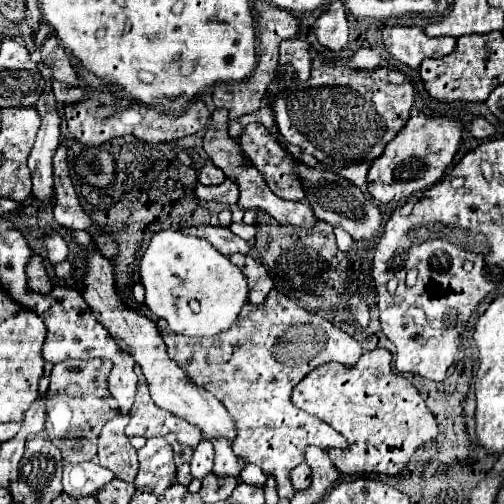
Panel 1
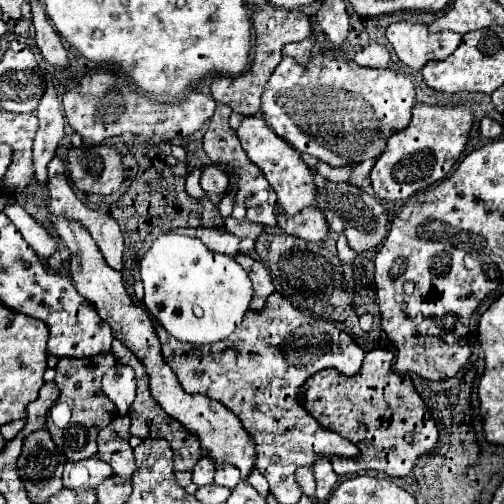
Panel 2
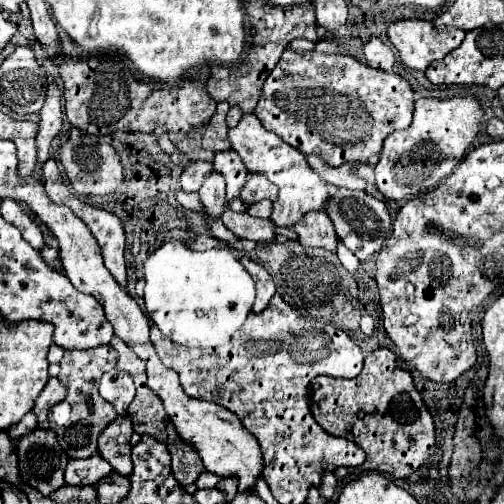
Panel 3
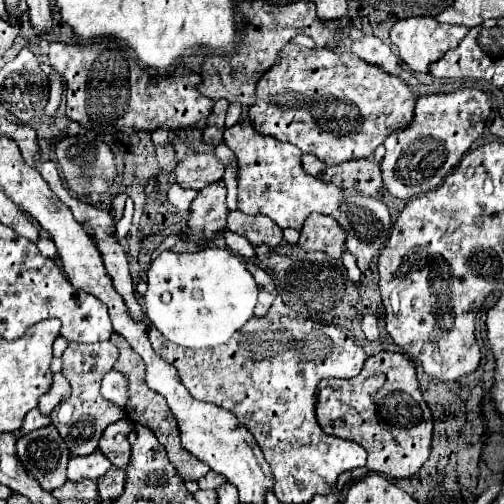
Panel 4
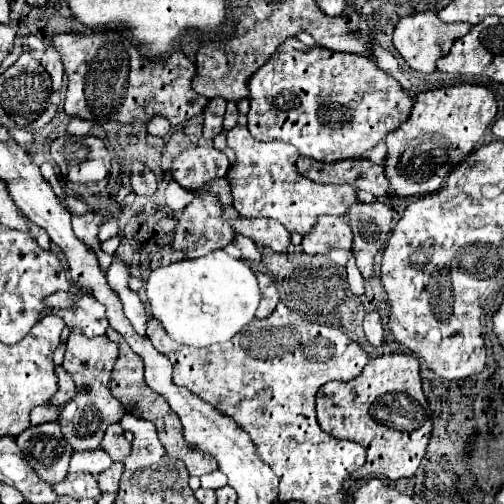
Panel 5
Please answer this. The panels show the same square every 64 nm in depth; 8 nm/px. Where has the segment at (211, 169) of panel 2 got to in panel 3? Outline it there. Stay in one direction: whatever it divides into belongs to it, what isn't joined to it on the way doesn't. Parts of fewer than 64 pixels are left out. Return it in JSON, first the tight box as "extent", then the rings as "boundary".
{"extent":[198,172,226,218],"boundary":[[[214,172],[212,176],[208,176],[208,180],[204,180],[202,188],[198,190],[200,194],[200,204],[206,216],[210,218],[222,218],[224,212],[224,204],[226,204],[226,182],[224,176],[220,172]]]}

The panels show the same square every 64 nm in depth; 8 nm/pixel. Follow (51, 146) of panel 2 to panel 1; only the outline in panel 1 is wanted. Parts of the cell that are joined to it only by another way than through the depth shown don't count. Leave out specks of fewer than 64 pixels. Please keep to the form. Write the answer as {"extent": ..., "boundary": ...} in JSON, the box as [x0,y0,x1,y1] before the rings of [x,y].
{"extent":[28,90,62,204],"boundary":[[[46,90],[38,102],[36,110],[42,118],[42,126],[38,130],[34,148],[28,158],[28,168],[32,172],[32,192],[42,204],[50,204],[52,200],[52,156],[56,154],[60,142],[62,118],[56,108],[56,98],[52,90]]]}

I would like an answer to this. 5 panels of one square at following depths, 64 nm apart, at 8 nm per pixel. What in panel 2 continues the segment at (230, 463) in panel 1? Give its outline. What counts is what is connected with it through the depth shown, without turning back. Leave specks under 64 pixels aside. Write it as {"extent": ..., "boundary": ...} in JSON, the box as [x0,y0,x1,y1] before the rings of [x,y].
{"extent":[216,464,240,488],"boundary":[[[218,464],[216,468],[216,484],[218,486],[226,486],[226,488],[234,488],[240,482],[240,472],[236,468],[232,468],[230,464]]]}

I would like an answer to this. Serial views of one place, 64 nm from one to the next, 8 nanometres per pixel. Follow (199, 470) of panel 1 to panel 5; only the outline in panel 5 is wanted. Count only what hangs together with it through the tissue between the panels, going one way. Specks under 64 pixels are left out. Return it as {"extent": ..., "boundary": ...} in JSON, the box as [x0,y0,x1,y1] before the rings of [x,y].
{"extent":[200,470,226,490],"boundary":[[[216,470],[216,472],[210,472],[210,474],[202,476],[200,480],[202,480],[202,486],[204,486],[204,488],[210,488],[210,490],[218,490],[218,488],[226,486],[224,474],[222,474],[220,470]]]}

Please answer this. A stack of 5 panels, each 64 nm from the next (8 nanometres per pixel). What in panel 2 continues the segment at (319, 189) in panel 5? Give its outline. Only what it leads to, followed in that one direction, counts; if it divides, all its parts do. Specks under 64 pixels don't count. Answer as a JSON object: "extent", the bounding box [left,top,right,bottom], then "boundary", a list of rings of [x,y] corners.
{"extent":[236,116,316,218],"boundary":[[[248,116],[242,120],[240,128],[236,130],[236,136],[242,144],[242,150],[246,152],[248,160],[252,164],[256,164],[264,176],[268,178],[270,186],[276,190],[278,194],[278,210],[286,216],[292,218],[296,216],[300,210],[314,206],[316,204],[316,182],[314,182],[314,174],[310,170],[310,166],[304,162],[302,154],[298,150],[294,150],[290,144],[286,144],[284,140],[280,140],[266,124],[260,116]]]}

